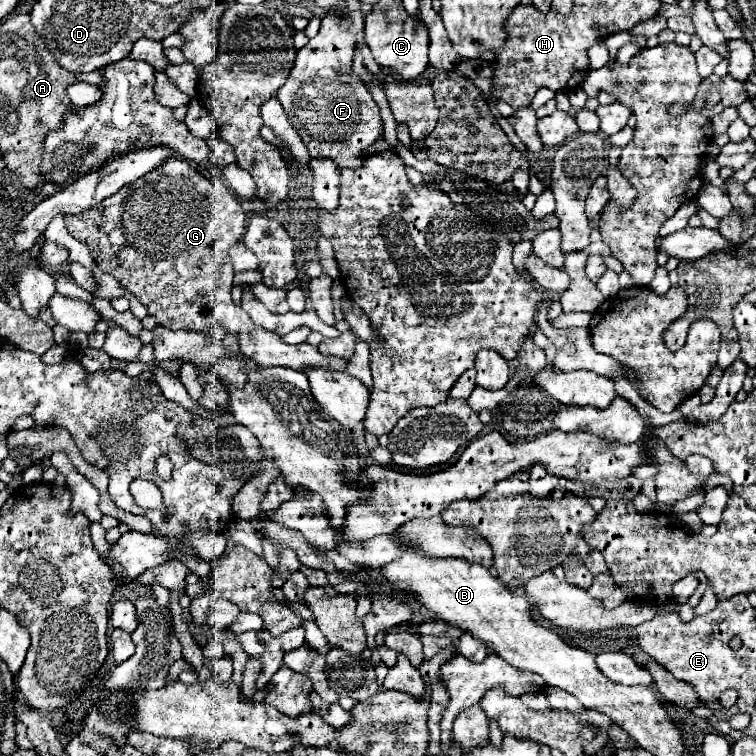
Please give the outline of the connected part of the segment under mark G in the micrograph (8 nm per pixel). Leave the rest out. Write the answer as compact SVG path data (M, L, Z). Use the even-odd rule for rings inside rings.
M170 157L168 161L164 161L164 165L156 167L152 173L146 173L132 185L126 185L86 213L66 215L66 227L74 239L90 249L98 269L112 275L124 285L126 291L136 295L140 303L146 305L148 313L158 319L158 325L164 325L172 331L208 331L212 323L220 323L226 327L226 333L236 333L240 337L240 353L262 367L284 365L296 371L304 371L306 367L326 367L330 371L346 369L344 359L324 357L316 347L308 343L284 343L276 333L268 333L266 329L254 325L248 313L232 303L230 293L234 287L234 269L228 249L242 239L246 231L246 213L242 211L242 205L238 203L232 189L224 187L220 179L212 181L204 177L186 159Z

